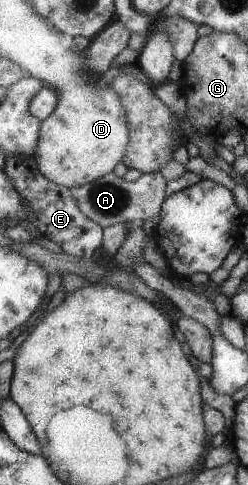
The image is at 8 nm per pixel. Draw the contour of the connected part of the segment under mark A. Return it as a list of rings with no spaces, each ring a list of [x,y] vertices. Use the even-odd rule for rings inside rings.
[[[160,171],[144,173],[133,182],[128,182],[110,172],[92,183],[72,188],[72,195],[86,217],[90,217],[94,224],[106,228],[126,221],[142,223],[160,215],[163,203],[167,199],[166,187],[168,183]]]

